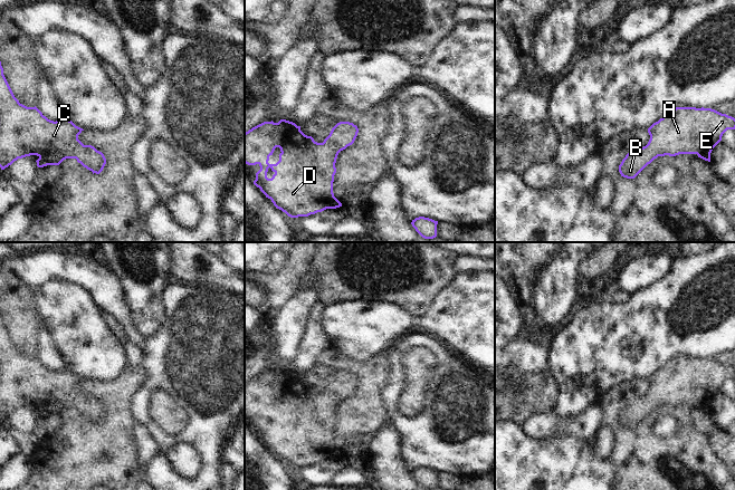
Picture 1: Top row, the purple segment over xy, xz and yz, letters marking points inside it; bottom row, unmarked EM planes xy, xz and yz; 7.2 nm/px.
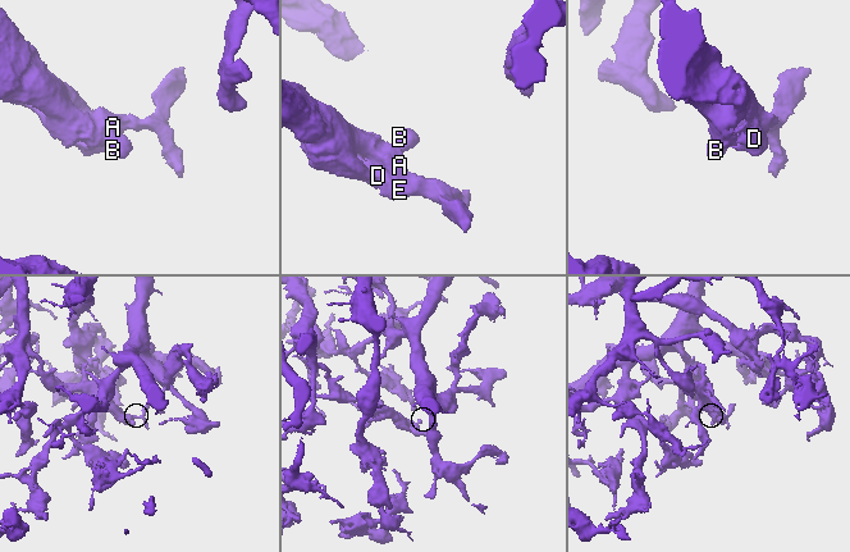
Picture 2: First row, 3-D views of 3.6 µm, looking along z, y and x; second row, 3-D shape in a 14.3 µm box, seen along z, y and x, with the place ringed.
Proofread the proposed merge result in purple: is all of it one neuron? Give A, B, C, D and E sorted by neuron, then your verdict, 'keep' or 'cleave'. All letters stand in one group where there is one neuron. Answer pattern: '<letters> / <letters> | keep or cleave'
A B C D E | keep

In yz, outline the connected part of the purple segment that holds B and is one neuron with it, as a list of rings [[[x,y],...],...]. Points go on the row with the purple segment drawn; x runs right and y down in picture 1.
[[[676,107],[648,128],[648,144],[628,153],[619,172],[634,179],[655,158],[665,155],[697,154],[710,162],[713,148],[727,129],[735,129],[732,116],[712,108]]]

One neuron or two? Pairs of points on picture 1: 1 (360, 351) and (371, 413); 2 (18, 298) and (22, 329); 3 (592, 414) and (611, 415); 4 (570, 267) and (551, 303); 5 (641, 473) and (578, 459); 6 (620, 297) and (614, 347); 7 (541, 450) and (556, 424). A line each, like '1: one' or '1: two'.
1: two
2: one
3: two
4: one
5: two
6: two
7: two

